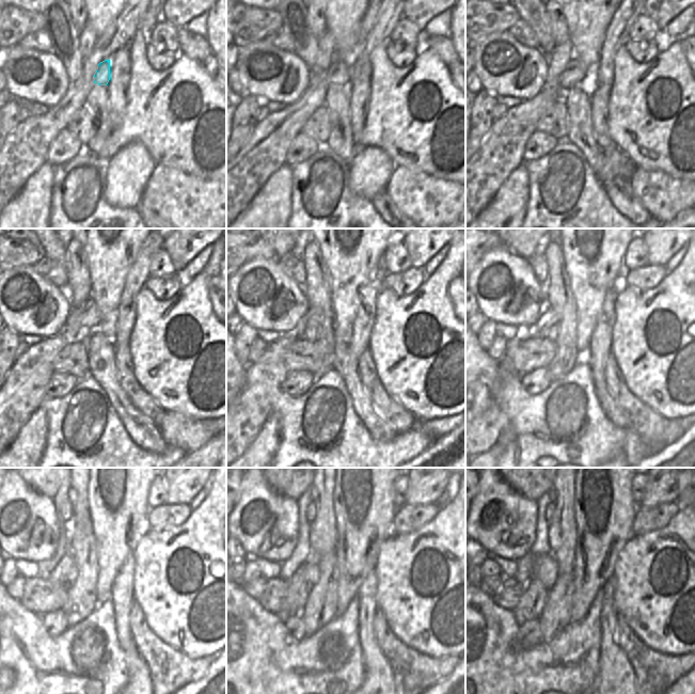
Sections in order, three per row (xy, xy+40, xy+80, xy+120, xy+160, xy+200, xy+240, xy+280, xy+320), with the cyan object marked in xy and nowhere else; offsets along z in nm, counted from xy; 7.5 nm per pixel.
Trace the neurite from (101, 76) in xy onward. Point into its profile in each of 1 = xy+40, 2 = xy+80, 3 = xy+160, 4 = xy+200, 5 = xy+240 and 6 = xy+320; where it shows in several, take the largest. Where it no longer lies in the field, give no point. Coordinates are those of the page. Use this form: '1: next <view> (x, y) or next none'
1: next xy+40 (337, 73)
2: next xy+80 (574, 75)
3: next xy+160 (314, 316)
4: next xy+200 (548, 318)
5: next xy+240 (59, 574)
6: next xy+320 (533, 600)

